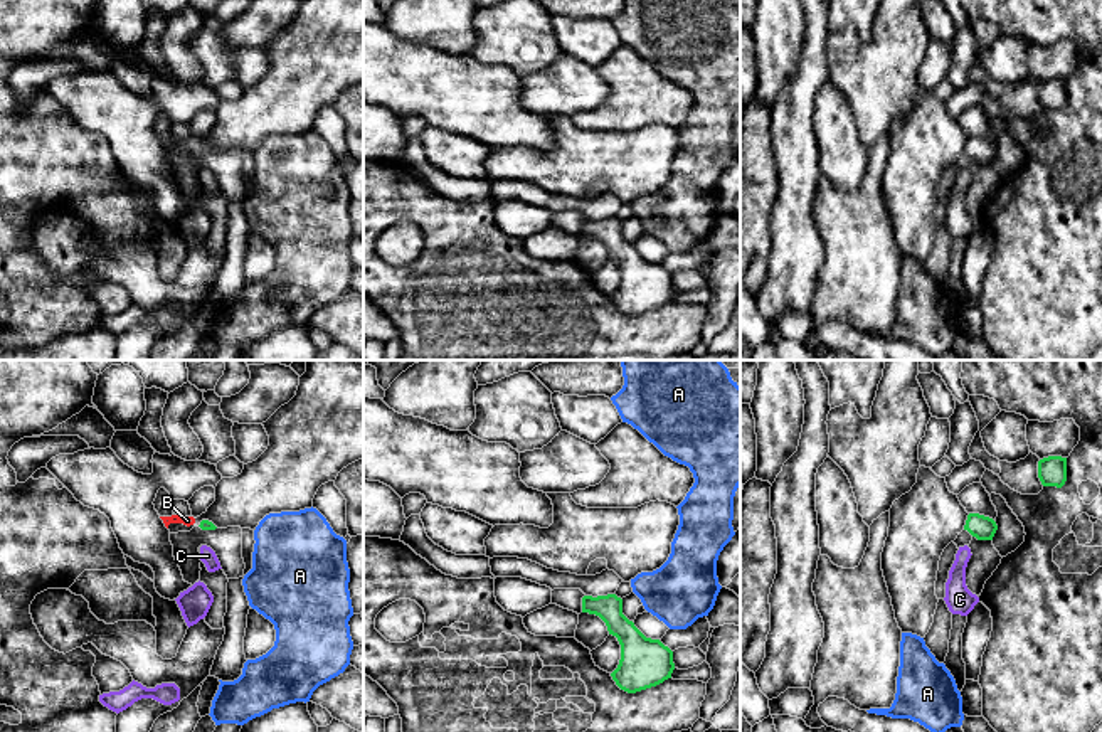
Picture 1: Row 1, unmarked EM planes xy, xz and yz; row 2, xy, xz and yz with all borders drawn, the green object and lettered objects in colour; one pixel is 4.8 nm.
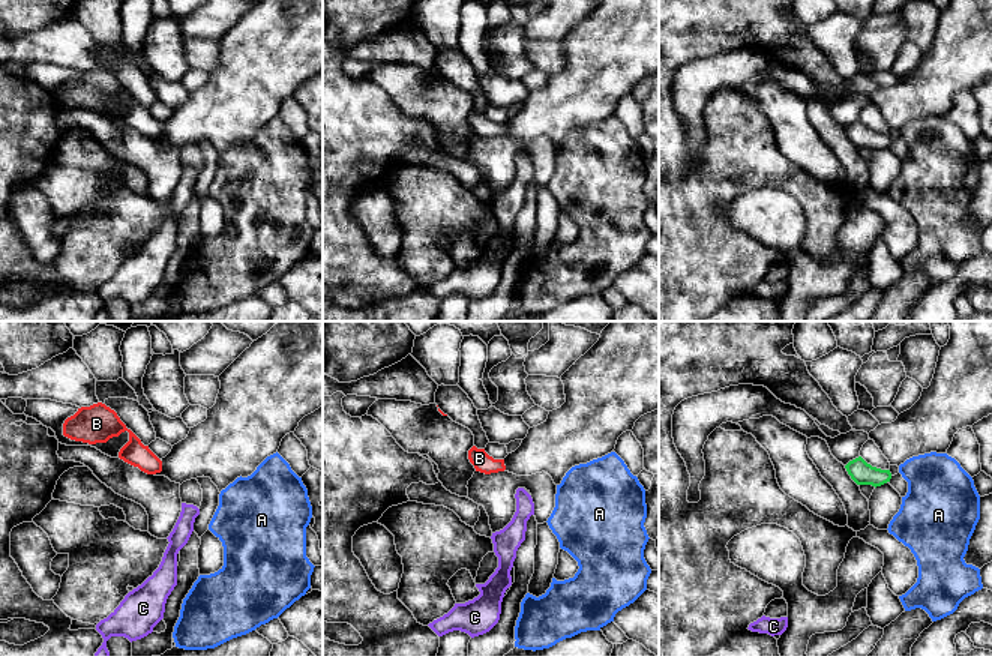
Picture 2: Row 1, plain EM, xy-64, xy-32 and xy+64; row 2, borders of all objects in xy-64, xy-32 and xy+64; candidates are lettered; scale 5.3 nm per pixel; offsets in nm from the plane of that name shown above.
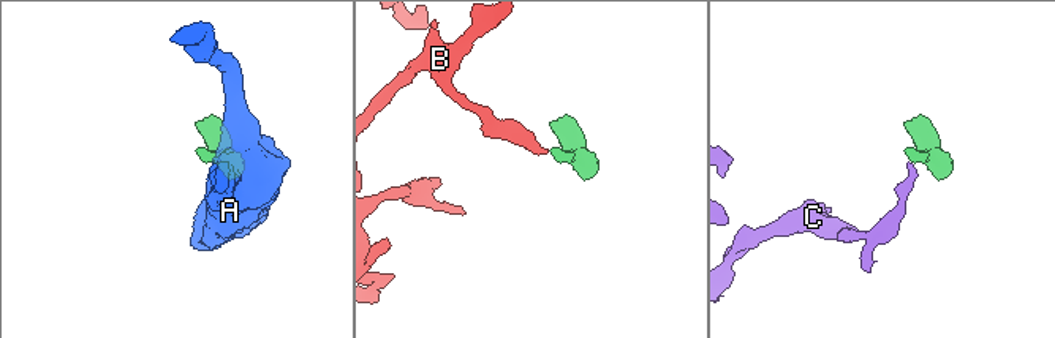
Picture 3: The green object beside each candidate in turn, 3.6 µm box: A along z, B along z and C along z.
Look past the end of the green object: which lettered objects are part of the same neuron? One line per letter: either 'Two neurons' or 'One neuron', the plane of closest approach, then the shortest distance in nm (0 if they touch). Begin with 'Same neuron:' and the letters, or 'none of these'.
Same neuron: B
A: Two neurons. Closest in xz. Distance 70 nm
B: One neuron. Closest in xy. Distance 30 nm
C: Two neurons. Closest in yz. Distance 60 nm

